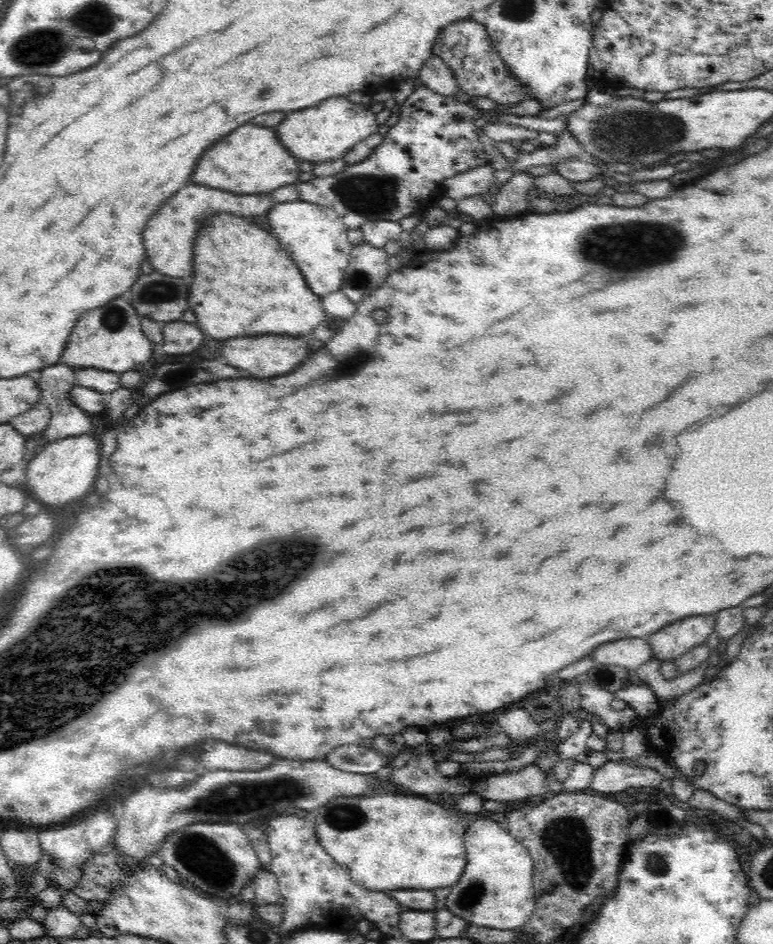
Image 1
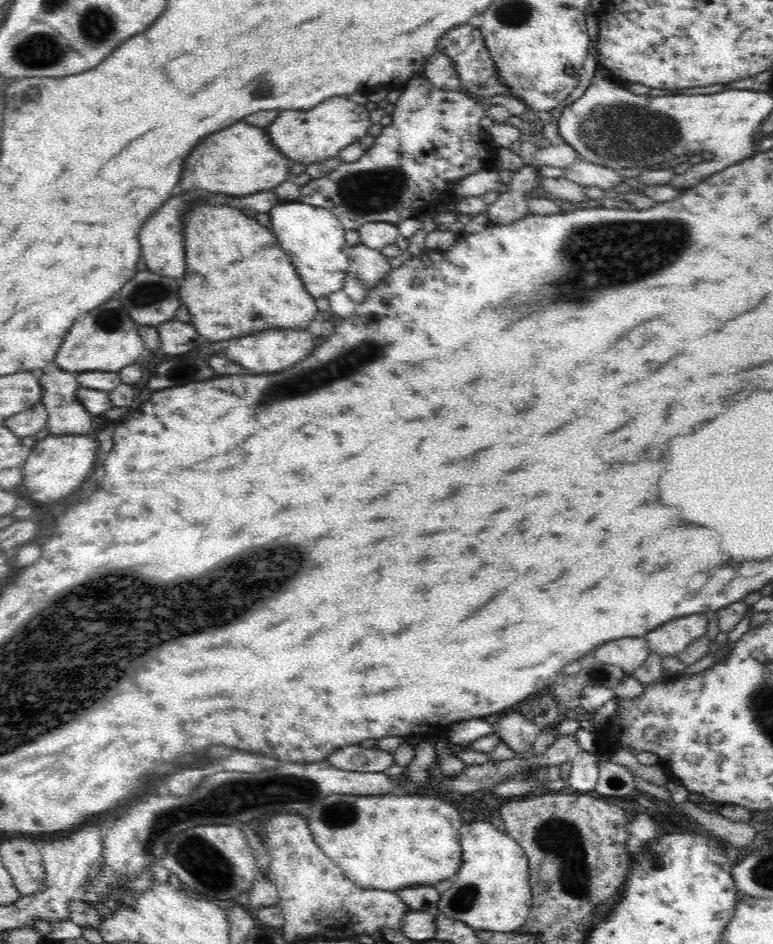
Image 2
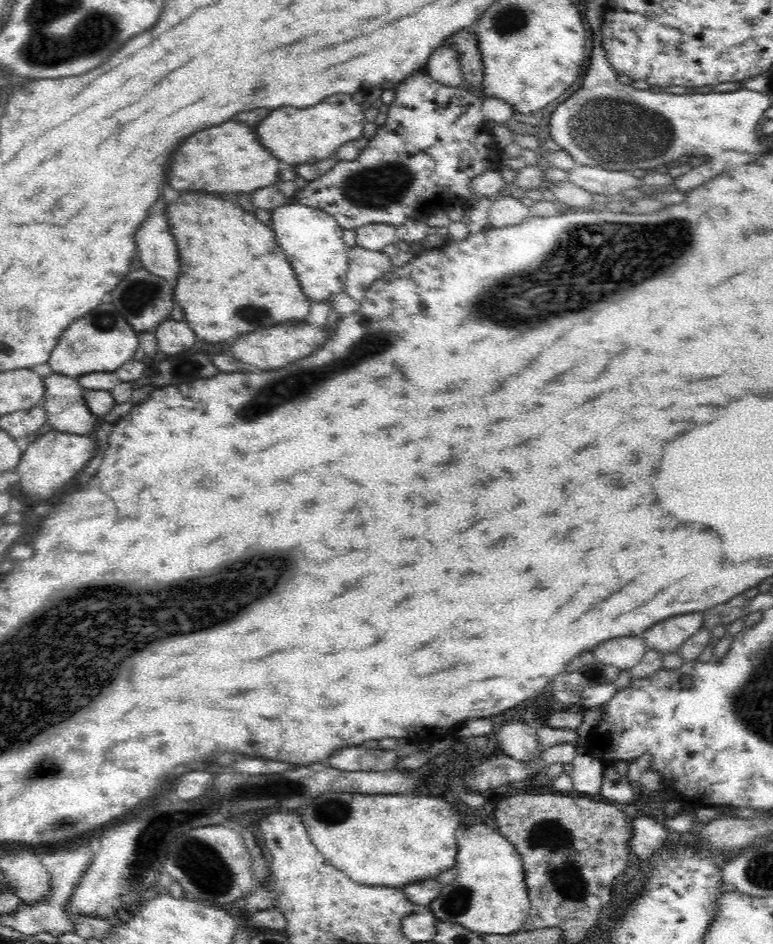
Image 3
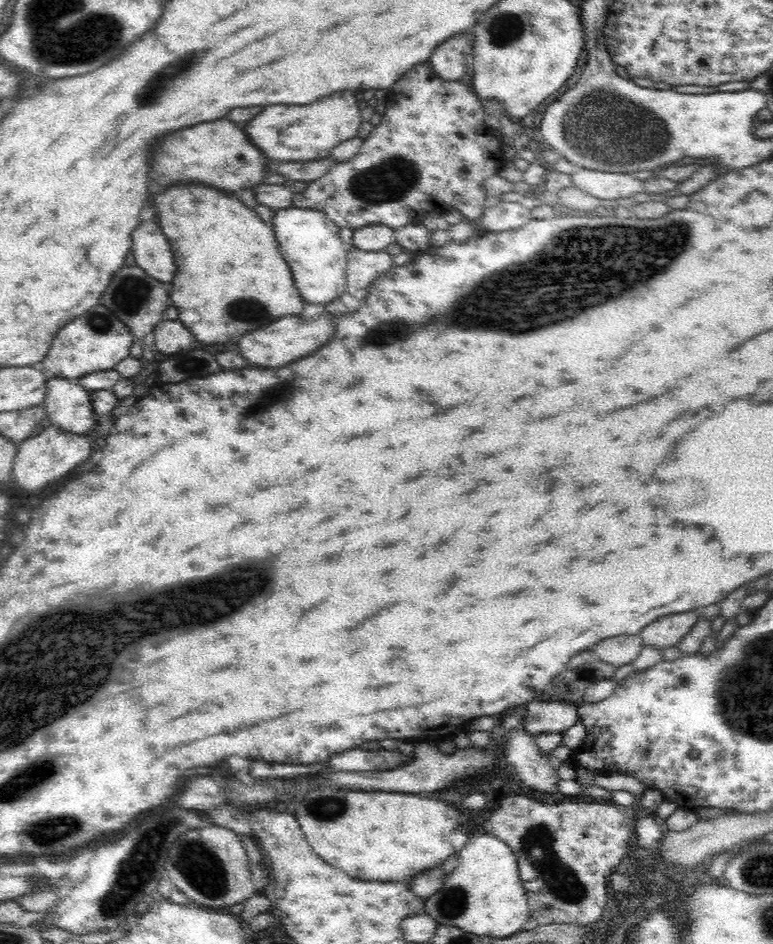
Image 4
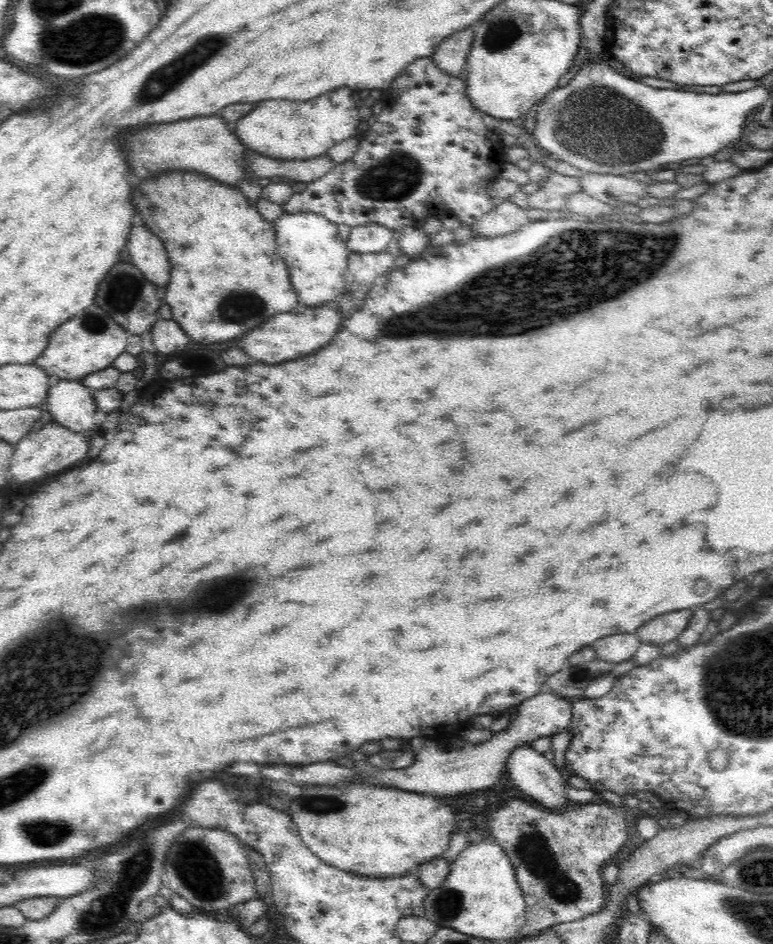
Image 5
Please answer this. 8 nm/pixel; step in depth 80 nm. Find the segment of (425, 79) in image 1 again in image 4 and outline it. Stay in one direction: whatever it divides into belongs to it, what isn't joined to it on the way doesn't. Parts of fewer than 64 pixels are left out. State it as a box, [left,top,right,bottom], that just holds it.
[429,33,474,80]

